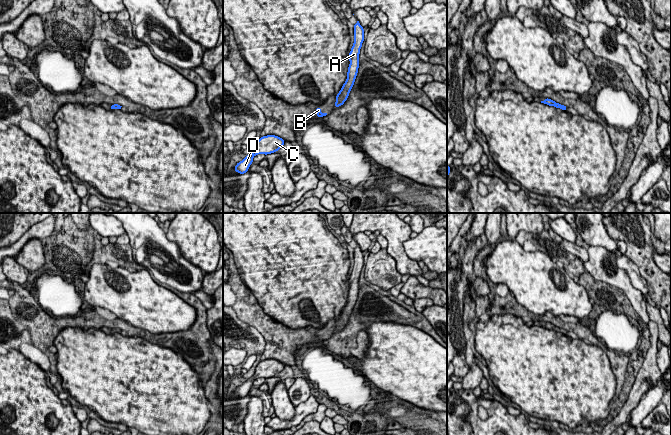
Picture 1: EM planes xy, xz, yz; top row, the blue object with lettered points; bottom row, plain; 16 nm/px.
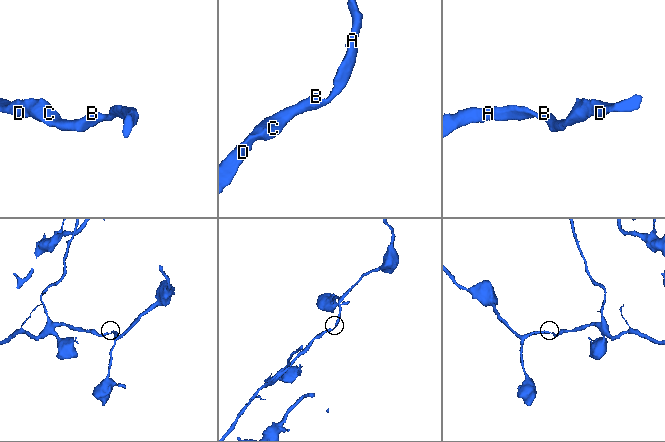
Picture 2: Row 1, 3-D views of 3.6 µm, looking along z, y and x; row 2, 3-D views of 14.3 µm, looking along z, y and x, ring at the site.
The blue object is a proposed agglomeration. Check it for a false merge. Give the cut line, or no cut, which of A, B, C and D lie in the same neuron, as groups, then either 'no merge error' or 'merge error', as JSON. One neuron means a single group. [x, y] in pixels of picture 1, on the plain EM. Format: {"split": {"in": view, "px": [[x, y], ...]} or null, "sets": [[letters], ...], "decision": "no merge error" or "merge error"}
{"split": null, "sets": [["A", "B", "C", "D"]], "decision": "no merge error"}

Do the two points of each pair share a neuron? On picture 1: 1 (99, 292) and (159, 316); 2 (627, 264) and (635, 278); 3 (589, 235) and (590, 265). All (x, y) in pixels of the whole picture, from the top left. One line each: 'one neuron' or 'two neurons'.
1: one neuron
2: one neuron
3: two neurons

